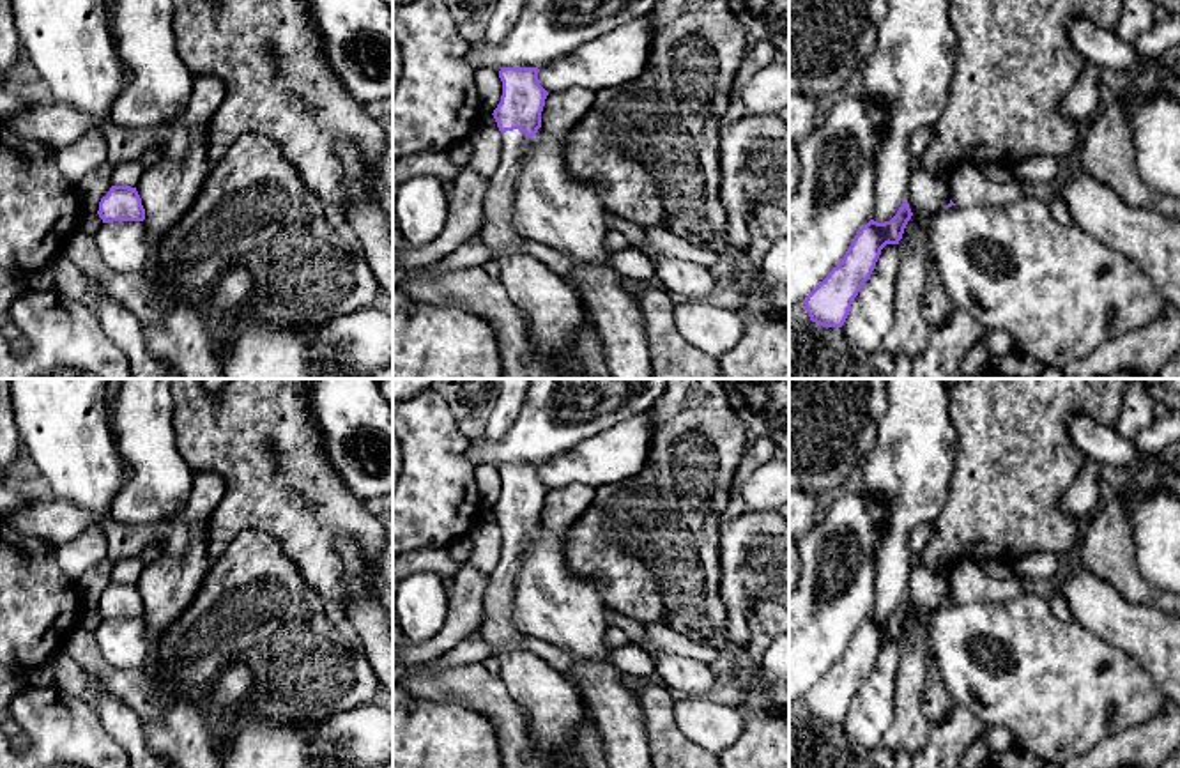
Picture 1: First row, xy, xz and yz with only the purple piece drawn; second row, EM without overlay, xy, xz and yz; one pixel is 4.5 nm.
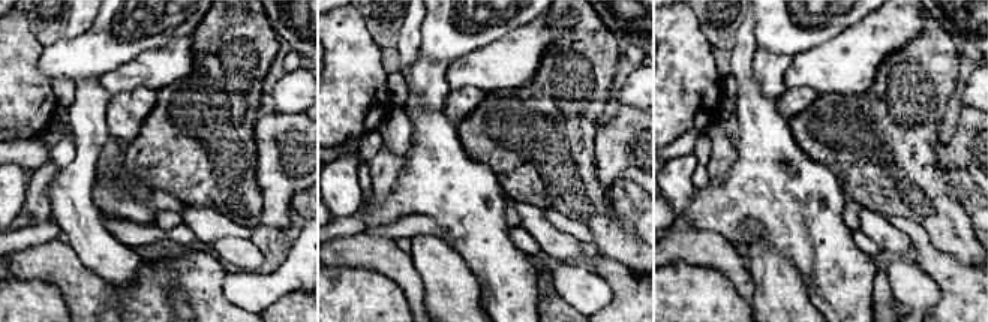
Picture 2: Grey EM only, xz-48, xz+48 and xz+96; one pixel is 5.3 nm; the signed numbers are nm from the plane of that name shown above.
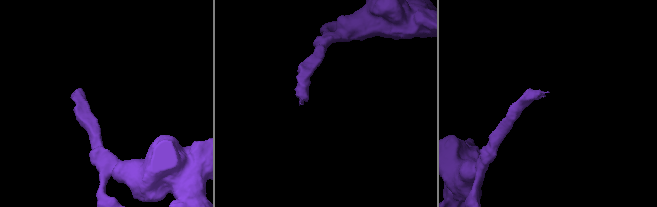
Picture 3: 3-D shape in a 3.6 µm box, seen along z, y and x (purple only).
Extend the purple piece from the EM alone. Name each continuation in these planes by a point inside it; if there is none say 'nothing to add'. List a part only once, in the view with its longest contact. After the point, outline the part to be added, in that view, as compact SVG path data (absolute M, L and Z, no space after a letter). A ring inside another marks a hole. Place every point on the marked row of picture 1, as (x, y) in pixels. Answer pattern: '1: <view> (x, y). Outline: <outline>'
1: xz (554, 314). Outline: M518 129L502 134L502 163L488 179L478 241L495 253L499 280L527 317L536 356L556 372L566 372L584 310L561 274L522 250L525 239L511 223L524 142L525 133Z

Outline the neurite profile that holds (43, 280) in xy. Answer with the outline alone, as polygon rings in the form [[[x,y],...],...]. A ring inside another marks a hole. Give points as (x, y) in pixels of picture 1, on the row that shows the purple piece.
[[[44,267],[42,271],[32,273],[25,278],[21,278],[25,288],[32,290],[50,290],[55,287],[55,276],[50,271],[50,267]]]

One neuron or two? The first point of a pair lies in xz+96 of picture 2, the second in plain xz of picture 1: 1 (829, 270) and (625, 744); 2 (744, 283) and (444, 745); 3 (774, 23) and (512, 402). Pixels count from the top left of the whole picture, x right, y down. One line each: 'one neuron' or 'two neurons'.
1: one neuron
2: two neurons
3: two neurons

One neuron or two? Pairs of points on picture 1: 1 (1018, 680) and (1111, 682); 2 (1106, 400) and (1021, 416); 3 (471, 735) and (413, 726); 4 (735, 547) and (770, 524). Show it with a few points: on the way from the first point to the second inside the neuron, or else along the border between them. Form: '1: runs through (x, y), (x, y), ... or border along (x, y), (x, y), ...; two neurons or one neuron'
1: runs through (1041, 680), (1088, 682); one neuron
2: runs through (1085, 400), (1042, 400); one neuron
3: runs through (457, 735), (427, 735); one neuron
4: runs through (743, 542), (761, 528); one neuron

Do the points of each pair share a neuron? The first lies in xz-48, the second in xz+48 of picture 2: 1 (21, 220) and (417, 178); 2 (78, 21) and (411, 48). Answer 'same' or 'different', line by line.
1: different
2: same

